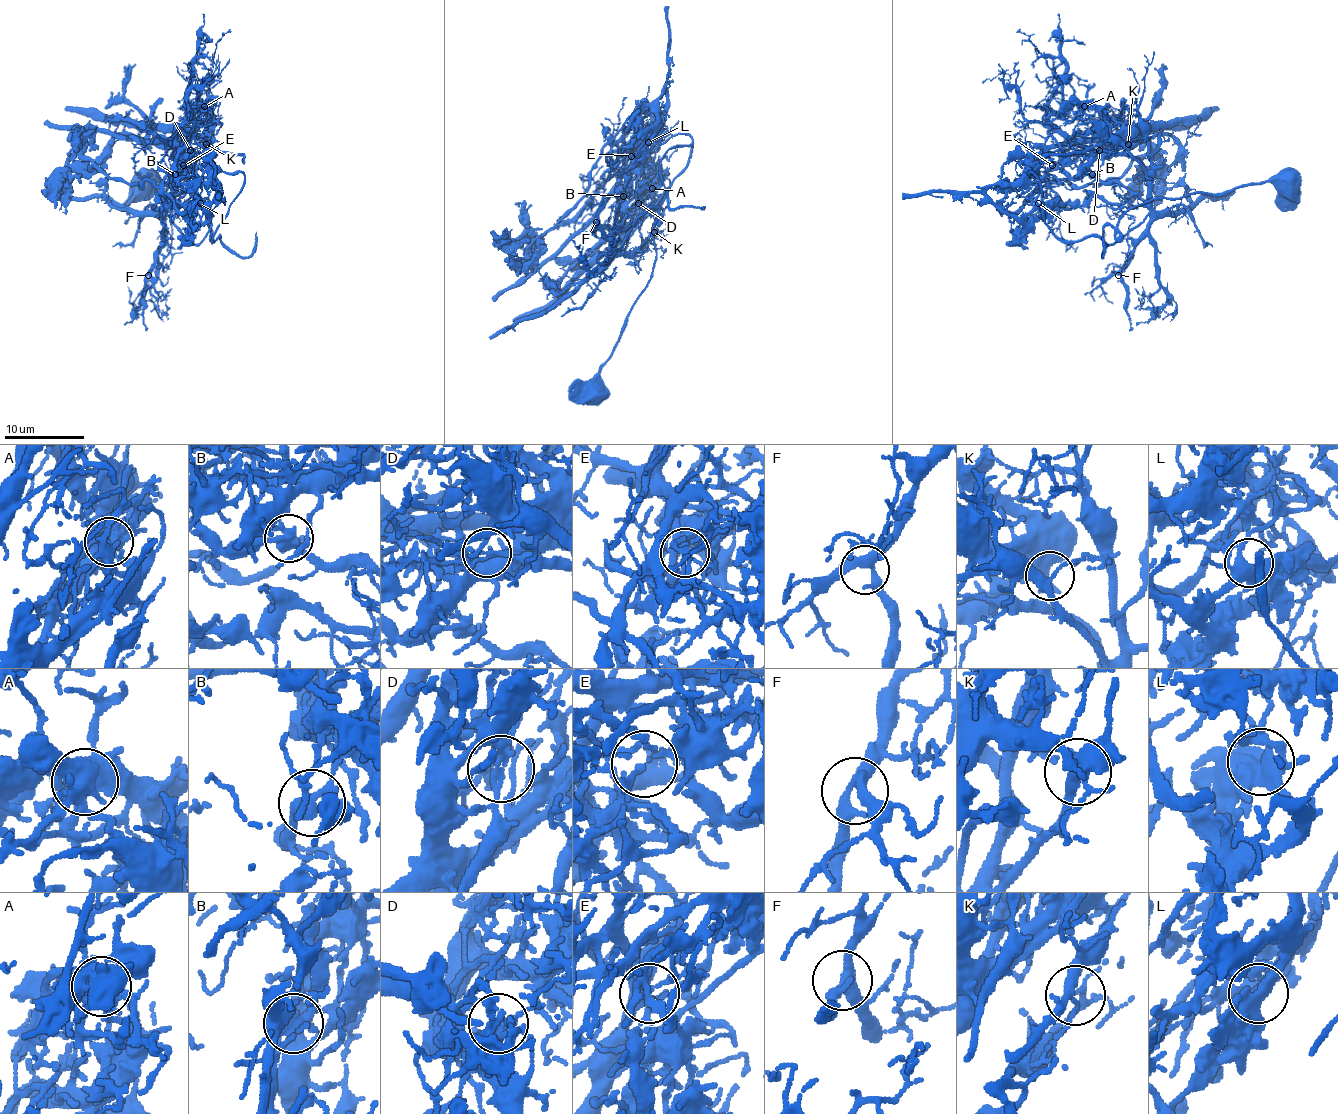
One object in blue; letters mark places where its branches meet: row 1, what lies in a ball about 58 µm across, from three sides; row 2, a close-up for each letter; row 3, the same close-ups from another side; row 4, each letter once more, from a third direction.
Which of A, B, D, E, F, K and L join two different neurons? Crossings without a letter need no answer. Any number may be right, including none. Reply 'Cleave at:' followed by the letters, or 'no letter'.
Cleave at: A, B, D, E

